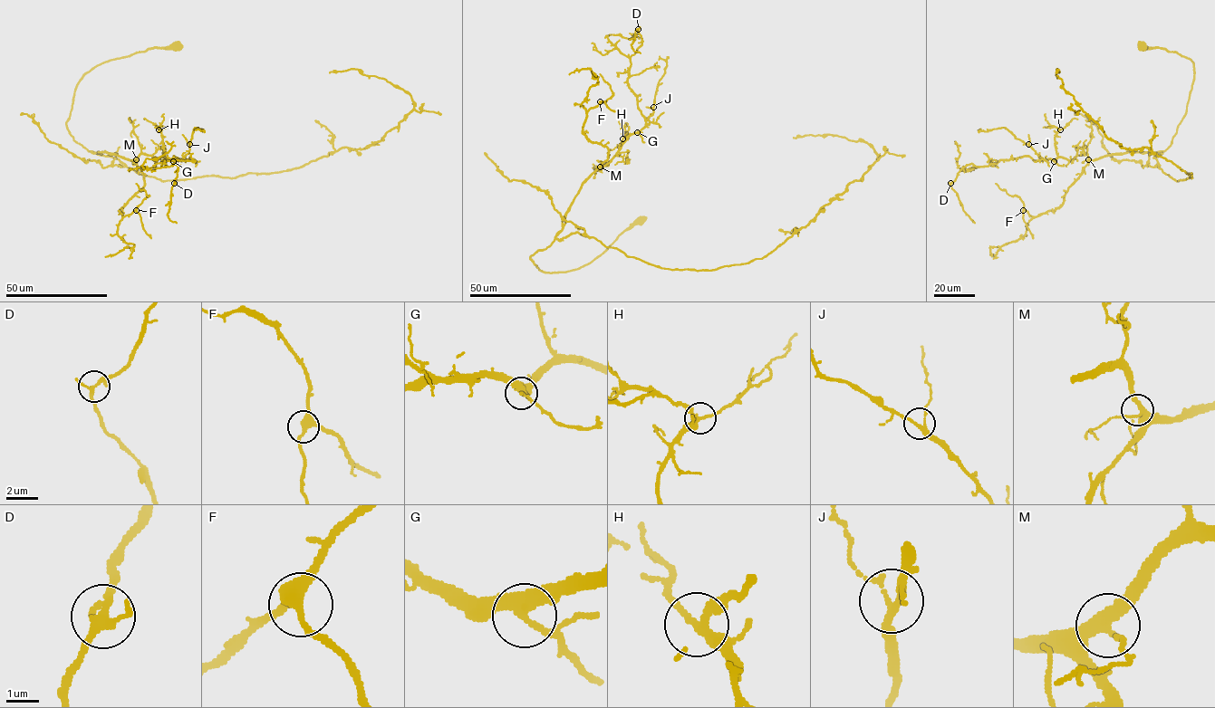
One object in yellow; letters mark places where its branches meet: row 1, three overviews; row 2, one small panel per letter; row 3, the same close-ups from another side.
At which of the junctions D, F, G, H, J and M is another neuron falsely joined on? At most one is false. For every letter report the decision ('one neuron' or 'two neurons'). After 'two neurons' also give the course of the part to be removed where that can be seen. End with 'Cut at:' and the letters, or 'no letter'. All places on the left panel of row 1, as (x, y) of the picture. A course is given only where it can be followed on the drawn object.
D: one neuron
F: one neuron
G: one neuron
H: one neuron
J: one neuron
M: one neuron
Cut at: no letter

